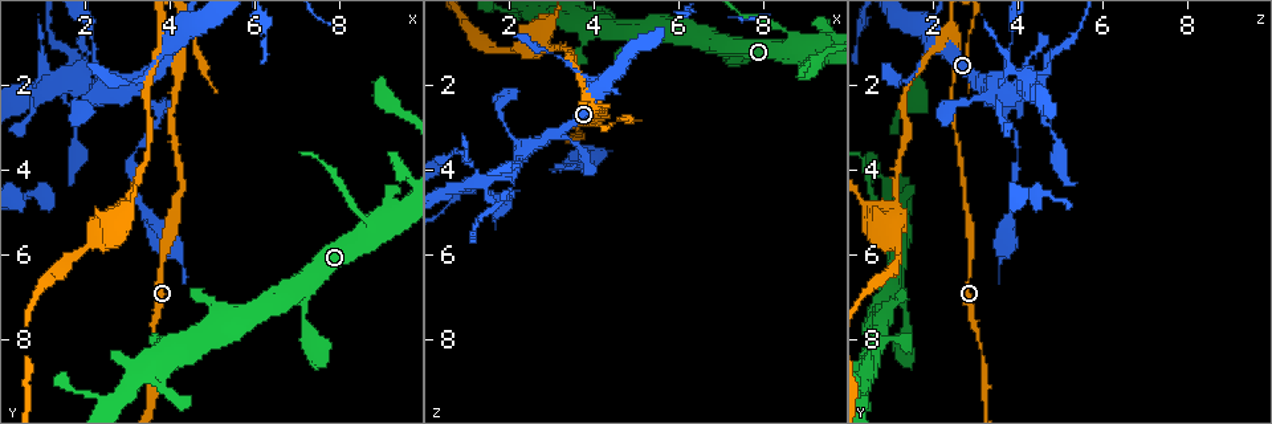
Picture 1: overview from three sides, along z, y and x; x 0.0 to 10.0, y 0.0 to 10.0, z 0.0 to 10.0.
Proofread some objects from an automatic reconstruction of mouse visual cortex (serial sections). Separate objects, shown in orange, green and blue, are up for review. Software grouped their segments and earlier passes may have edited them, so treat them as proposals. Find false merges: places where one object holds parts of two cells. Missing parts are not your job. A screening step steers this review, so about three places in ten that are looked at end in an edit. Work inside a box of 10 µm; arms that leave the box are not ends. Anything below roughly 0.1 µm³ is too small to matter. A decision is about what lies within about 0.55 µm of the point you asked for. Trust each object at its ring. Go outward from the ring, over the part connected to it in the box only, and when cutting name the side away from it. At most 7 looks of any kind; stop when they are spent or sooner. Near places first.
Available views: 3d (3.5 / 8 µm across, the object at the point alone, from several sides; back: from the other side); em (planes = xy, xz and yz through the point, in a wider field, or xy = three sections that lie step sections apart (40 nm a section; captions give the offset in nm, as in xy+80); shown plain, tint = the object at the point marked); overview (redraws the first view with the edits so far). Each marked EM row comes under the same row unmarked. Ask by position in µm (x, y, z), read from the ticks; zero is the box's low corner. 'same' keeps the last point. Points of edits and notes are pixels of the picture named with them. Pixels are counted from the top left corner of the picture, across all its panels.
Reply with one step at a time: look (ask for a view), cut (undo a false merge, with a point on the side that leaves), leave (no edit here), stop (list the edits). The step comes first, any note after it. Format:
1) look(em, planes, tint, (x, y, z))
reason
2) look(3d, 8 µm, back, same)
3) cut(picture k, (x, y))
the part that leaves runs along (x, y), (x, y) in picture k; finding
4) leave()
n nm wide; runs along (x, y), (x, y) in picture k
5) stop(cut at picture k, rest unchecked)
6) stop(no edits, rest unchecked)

look(3d, 3.5 µm, (3.65, 3.05, 3.90))
thick turns thin

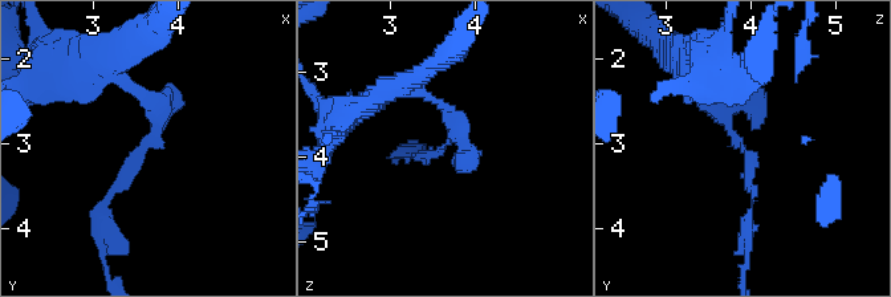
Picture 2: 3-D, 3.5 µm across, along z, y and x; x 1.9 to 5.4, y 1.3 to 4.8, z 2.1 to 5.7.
look(em, planes, tint, (3.65, 3.05, 3.90))

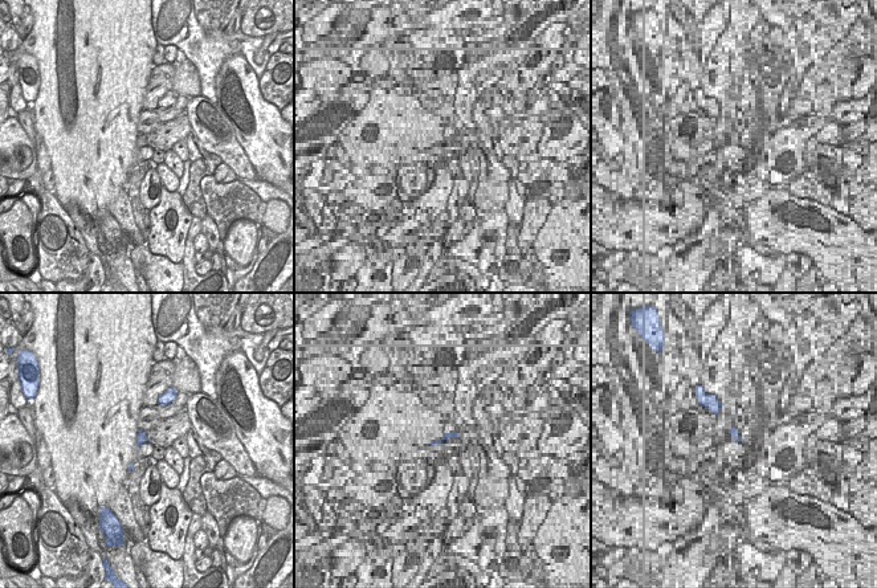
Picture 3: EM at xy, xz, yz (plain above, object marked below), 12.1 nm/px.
cut(picture 2, (116, 187))
a second cell is stuck on

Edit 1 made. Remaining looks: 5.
look(overview)

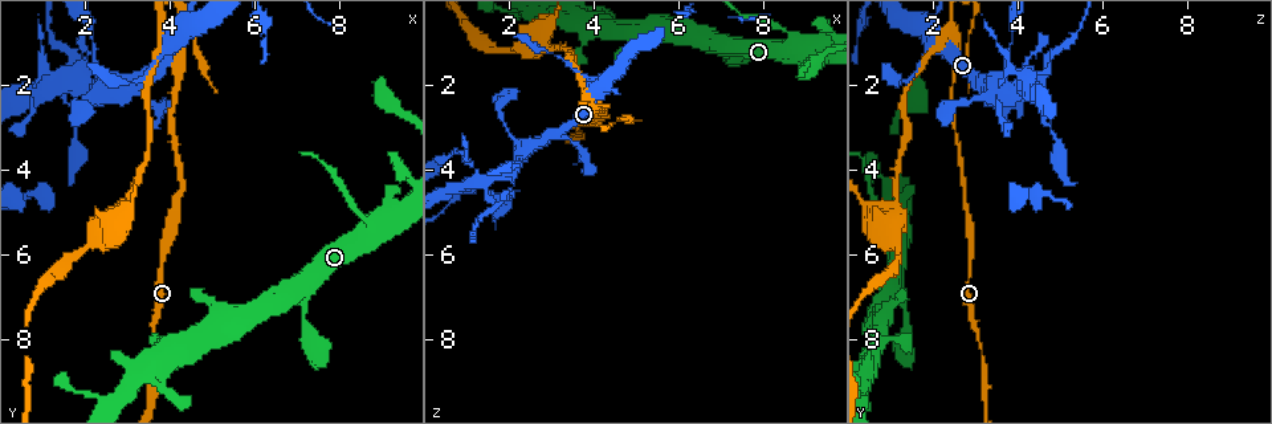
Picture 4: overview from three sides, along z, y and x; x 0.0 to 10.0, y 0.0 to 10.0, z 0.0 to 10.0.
look(3d, 3.5 µm, (8.60, 5.15, 0.80))
three arms meet

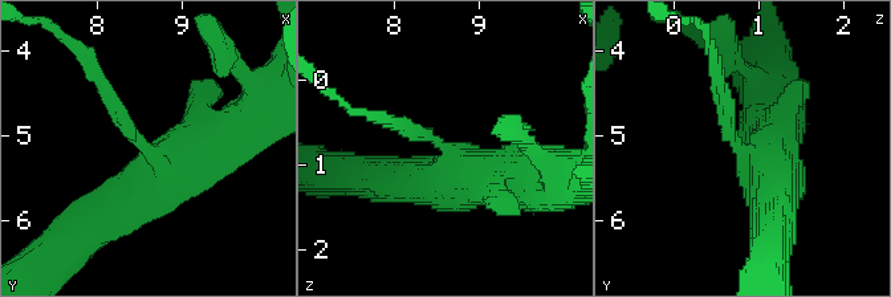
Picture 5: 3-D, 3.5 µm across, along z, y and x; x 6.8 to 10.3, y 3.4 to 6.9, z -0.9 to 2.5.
look(em, xy, step 1, tint, (8.60, 5.15, 0.85))

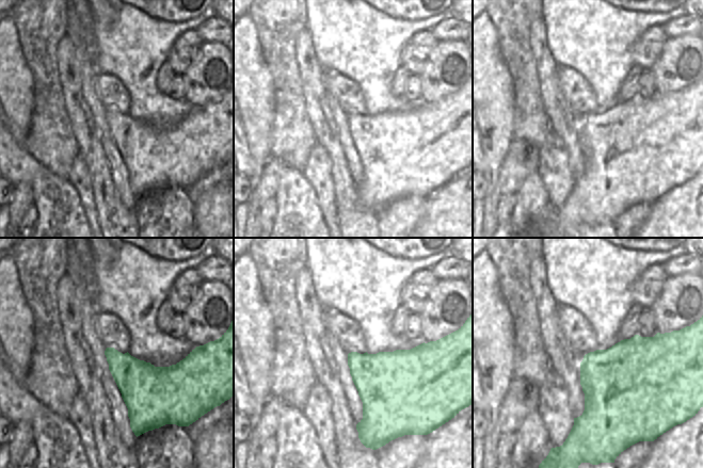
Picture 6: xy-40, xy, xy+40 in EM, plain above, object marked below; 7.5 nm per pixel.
leave()
runs along (88, 227), (162, 165), (239, 125) in picture 5; one cell here

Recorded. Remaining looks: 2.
look(3d, 3.5 µm, (3.95, 0.75, 2.35))
three arms meet

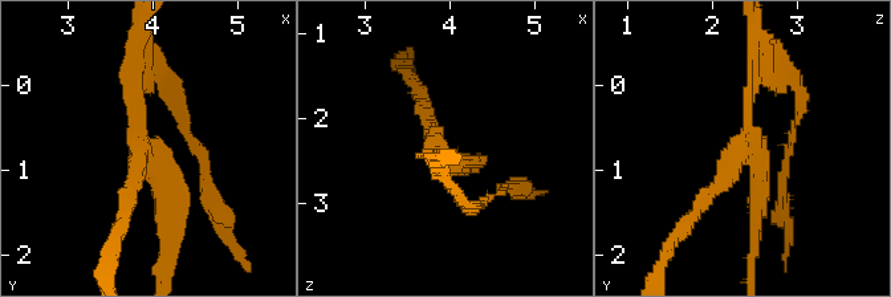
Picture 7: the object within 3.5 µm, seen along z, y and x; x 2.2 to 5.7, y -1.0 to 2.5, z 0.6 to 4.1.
look(em, planes, tint, (3.90, 0.80, 2.40))
3 arms; arms of 150, 200, 200 nm; now the EM

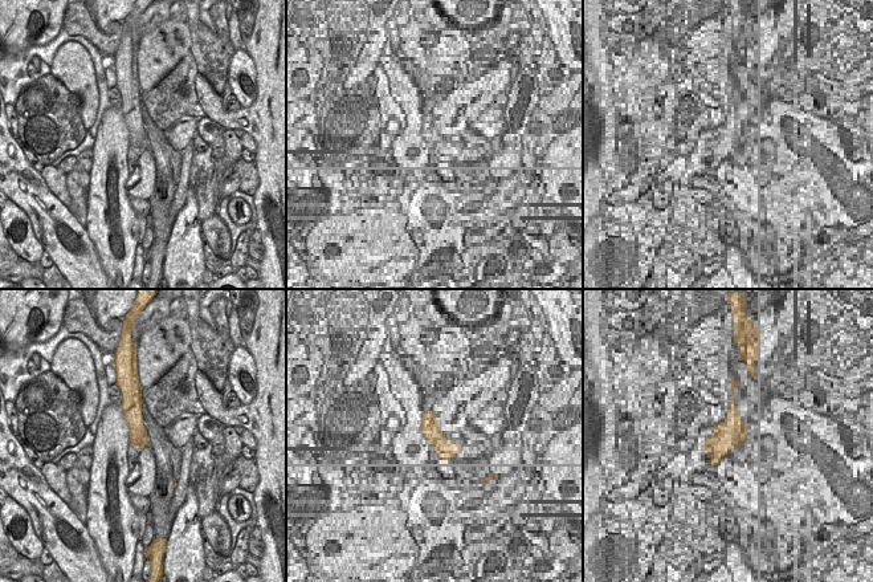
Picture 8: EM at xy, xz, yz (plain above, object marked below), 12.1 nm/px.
cut(picture 7, (792, 137))
the part that leaves runs along (748, 151), (731, 163), (667, 249) in picture 7; a second cell is stuck on

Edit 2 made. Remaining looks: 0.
stop(cut at picture 2, cut at picture 7, rest unchecked)

